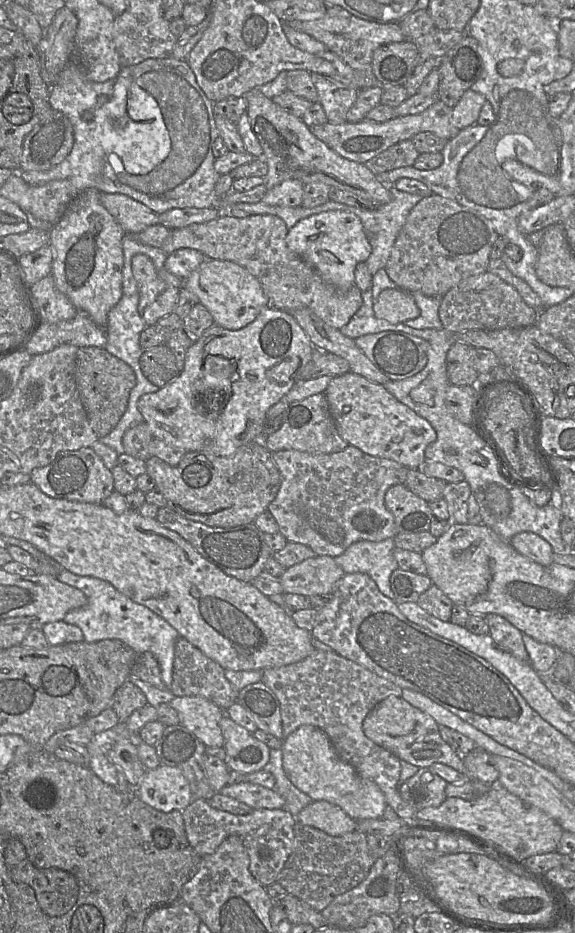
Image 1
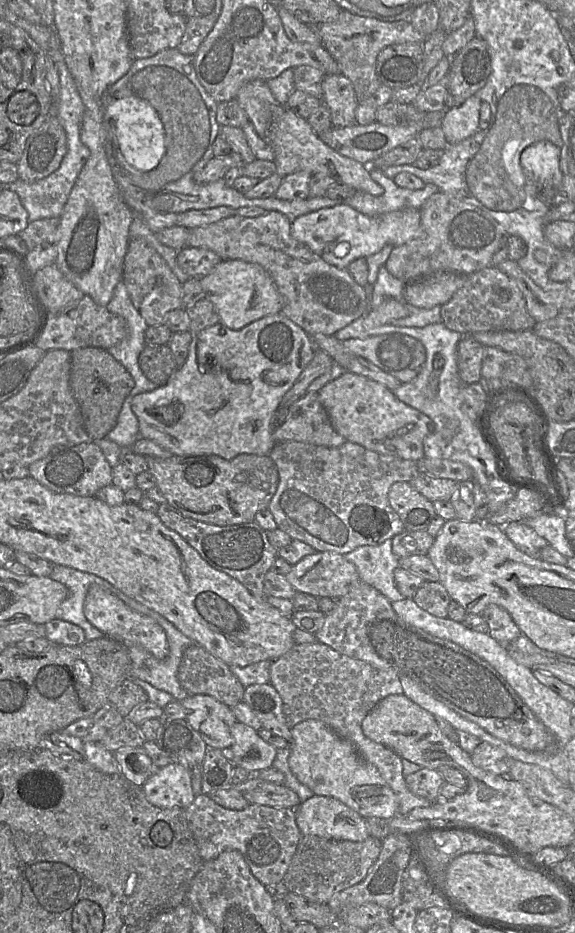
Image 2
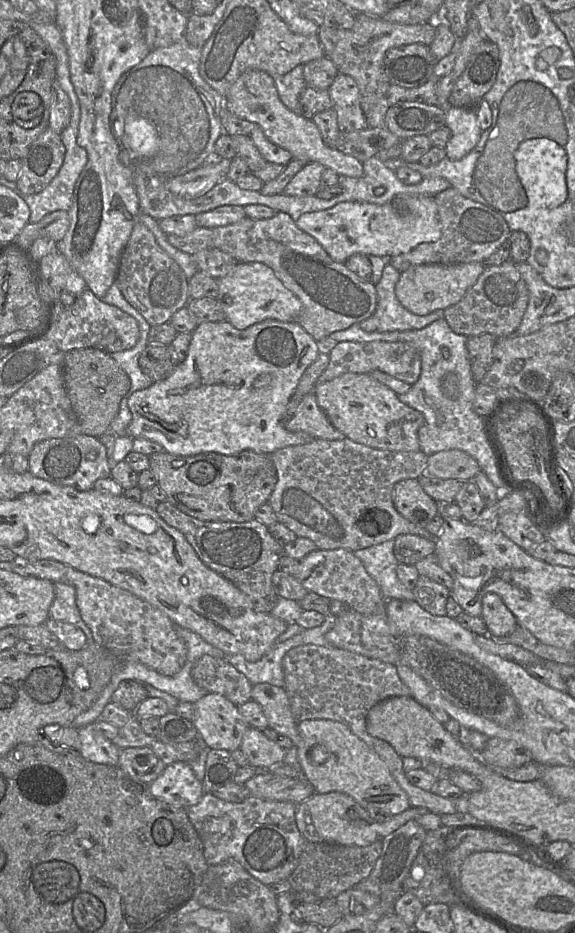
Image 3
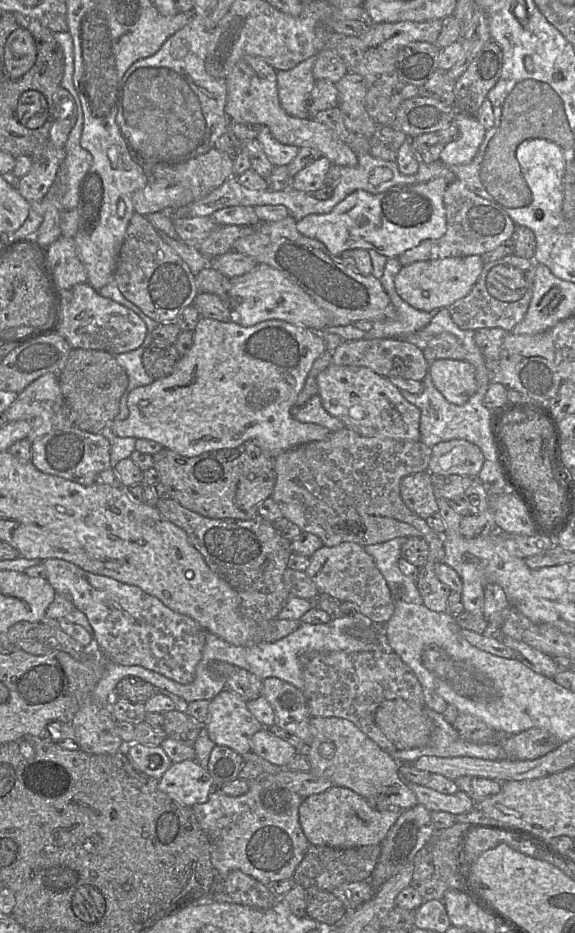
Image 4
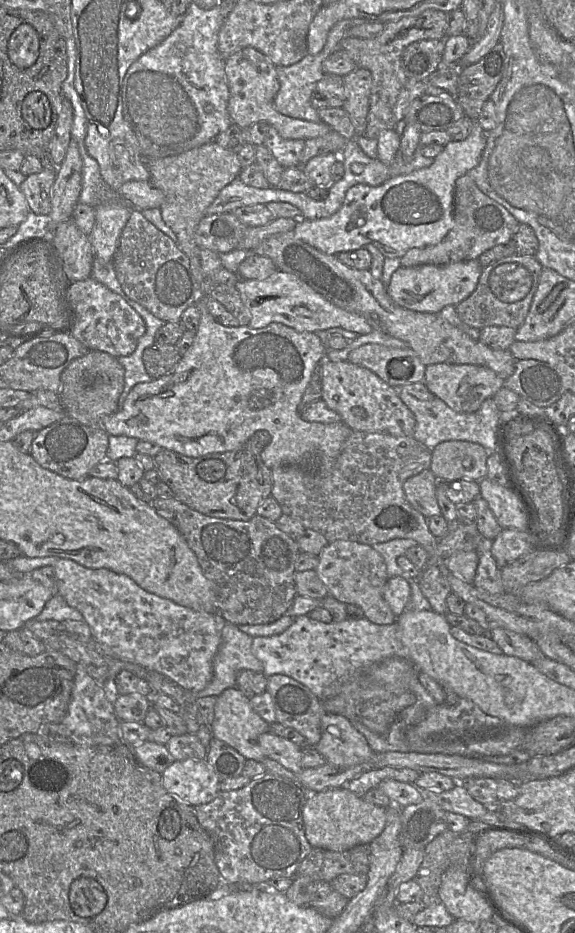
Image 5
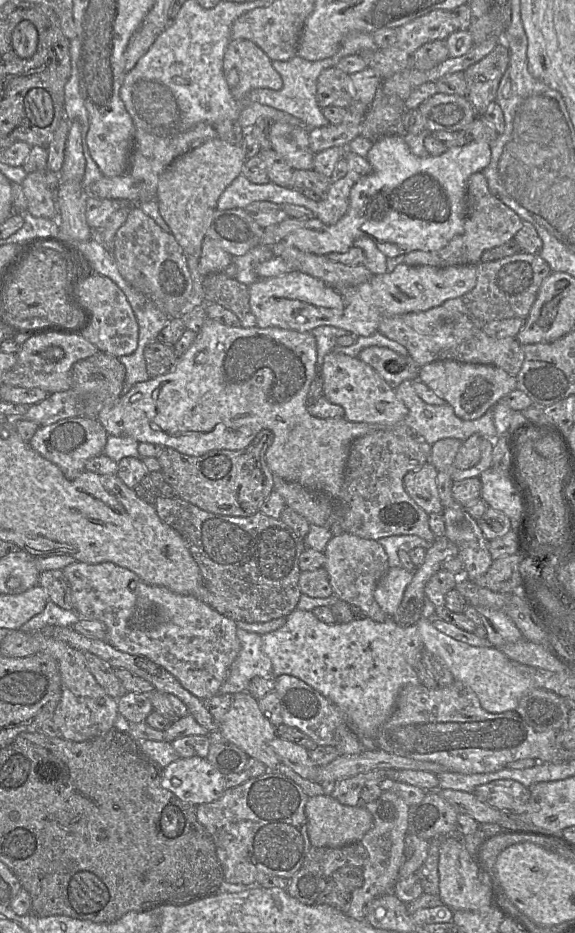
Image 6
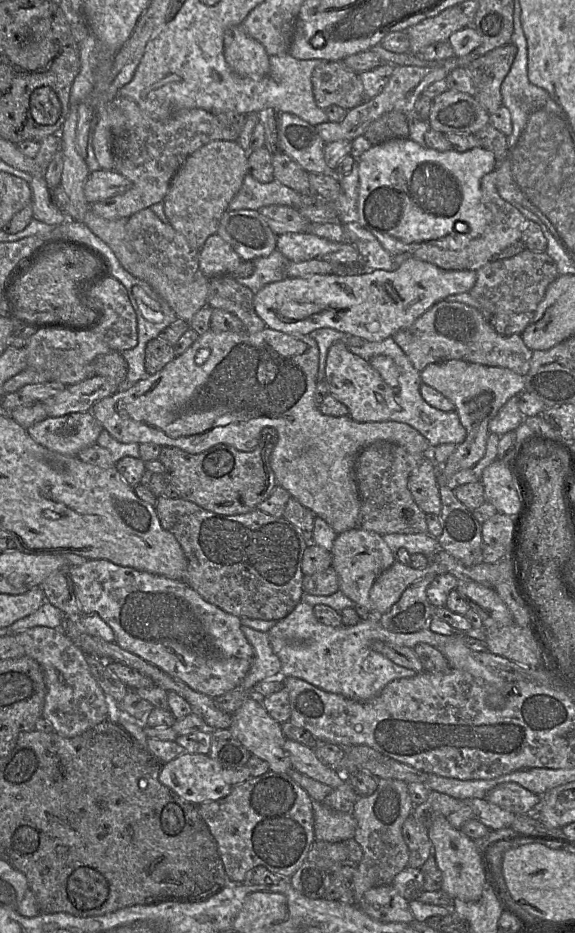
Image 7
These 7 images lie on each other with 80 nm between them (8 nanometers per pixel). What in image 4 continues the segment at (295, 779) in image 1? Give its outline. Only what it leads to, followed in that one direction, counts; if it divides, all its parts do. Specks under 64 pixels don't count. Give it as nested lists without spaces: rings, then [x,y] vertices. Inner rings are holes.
[[[312,717],[310,731],[313,740],[306,755],[313,775],[330,781],[335,787],[349,788],[364,799],[384,798],[397,810],[407,810],[418,804],[415,793],[399,775],[400,763],[351,721],[338,717]]]

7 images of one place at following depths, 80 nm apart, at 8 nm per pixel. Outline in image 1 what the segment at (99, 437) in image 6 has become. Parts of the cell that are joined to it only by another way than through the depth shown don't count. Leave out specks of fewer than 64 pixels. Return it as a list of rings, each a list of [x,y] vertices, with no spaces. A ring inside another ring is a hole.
[[[92,447],[61,451],[51,463],[33,469],[29,475],[32,483],[53,498],[102,504],[103,500],[114,491],[113,474]]]

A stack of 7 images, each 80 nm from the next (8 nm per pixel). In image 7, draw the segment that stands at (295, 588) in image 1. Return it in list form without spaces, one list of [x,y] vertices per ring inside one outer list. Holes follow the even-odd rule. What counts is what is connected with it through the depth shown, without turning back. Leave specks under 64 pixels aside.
[[[357,526],[338,534],[330,552],[331,567],[339,578],[339,590],[370,612],[371,617],[381,615],[372,604],[369,592],[378,576],[396,561],[396,554],[390,550],[383,536]]]

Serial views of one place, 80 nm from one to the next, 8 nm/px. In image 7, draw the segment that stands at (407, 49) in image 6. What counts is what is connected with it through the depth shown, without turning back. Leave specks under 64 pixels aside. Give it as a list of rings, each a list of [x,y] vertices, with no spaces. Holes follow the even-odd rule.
[[[459,4],[449,7],[438,15],[426,18],[406,31],[410,40],[409,53],[418,54],[423,48],[440,41],[447,41],[451,34],[468,26]]]

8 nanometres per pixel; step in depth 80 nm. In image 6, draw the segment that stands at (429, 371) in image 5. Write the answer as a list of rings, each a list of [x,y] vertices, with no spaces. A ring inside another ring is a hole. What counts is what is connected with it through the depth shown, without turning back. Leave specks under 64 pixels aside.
[[[455,360],[434,361],[419,370],[418,379],[445,400],[463,420],[476,420],[501,401],[510,392],[517,389],[517,379],[501,368],[468,364]]]

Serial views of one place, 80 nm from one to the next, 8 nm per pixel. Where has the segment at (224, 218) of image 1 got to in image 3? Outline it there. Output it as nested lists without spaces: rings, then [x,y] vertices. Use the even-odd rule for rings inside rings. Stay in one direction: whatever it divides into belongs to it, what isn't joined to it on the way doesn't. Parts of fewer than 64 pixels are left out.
[[[276,212],[268,219],[245,217],[234,224],[215,227],[213,245],[238,262],[259,262],[271,268],[282,284],[301,301],[302,308],[295,321],[318,343],[331,333],[359,324],[374,315],[377,305],[375,285],[359,279],[344,263],[334,261],[284,212]]]

